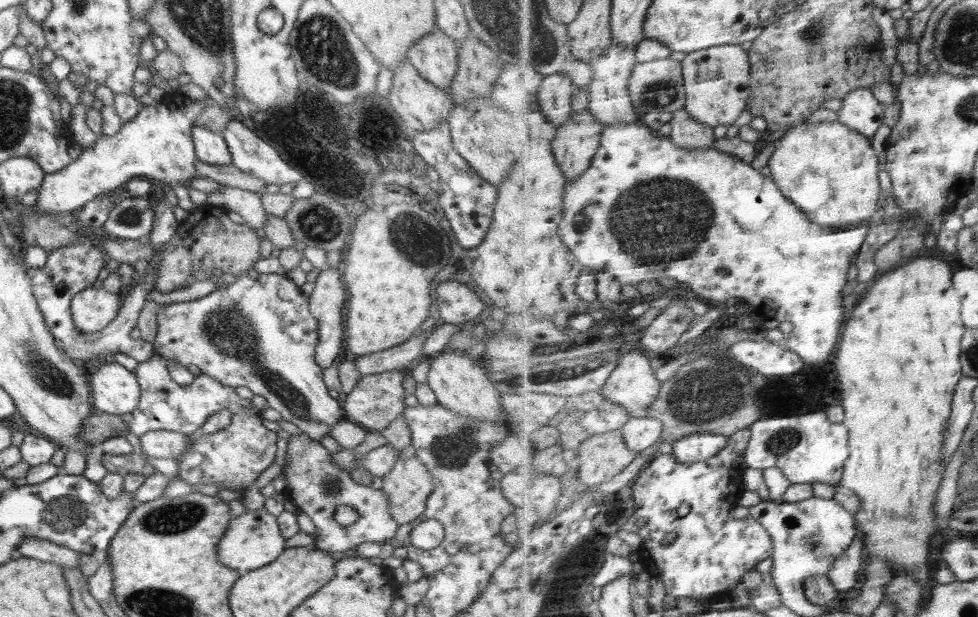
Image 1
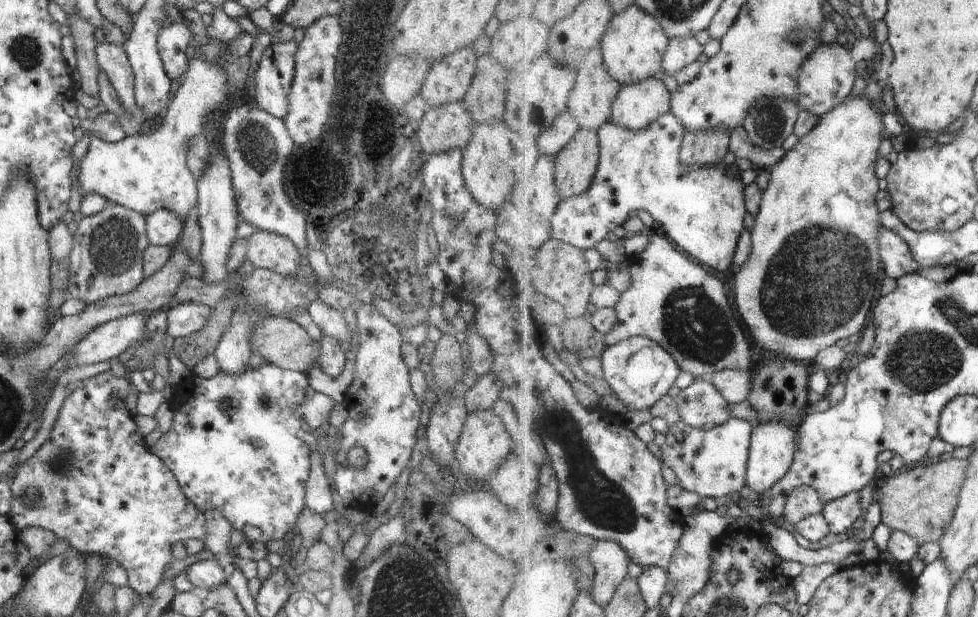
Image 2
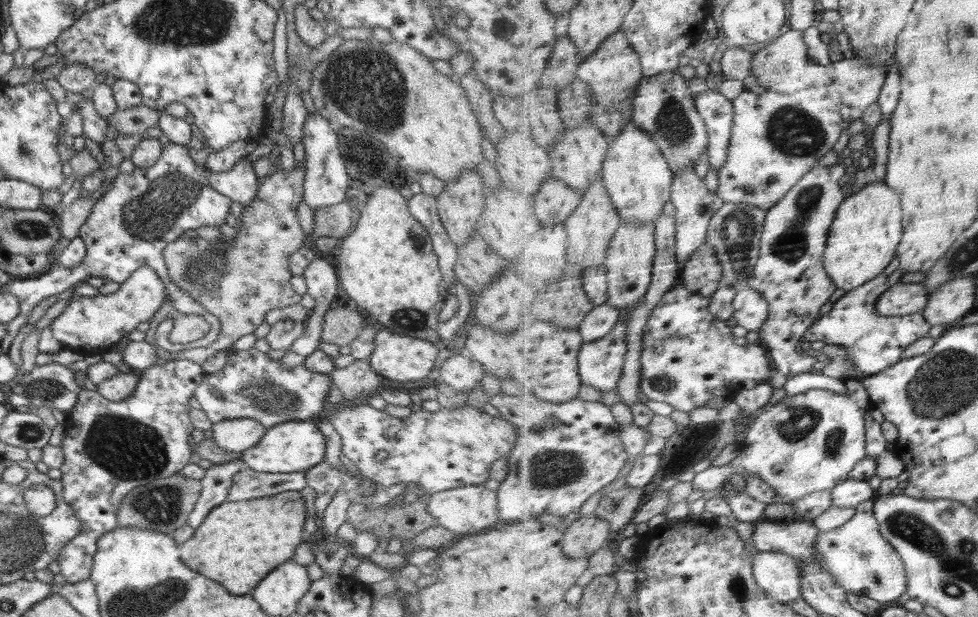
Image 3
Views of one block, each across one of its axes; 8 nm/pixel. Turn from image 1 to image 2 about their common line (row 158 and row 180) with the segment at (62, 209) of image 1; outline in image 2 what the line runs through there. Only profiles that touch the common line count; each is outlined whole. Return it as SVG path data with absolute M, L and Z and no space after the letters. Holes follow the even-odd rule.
M242 30L236 38L224 42L226 54L213 63L190 55L187 71L180 80L180 87L158 124L148 126L135 135L125 135L124 140L117 143L107 143L94 137L88 146L87 154L77 161L80 166L77 181L83 198L92 193L99 194L110 203L116 203L144 216L160 209L168 209L175 212L183 222L183 218L186 218L190 210L197 205L197 180L187 162L189 142L194 136L205 134L205 123L211 119L216 108L228 104L231 100L231 91L240 92L246 88L246 78L250 68L249 54L254 39L248 32Z

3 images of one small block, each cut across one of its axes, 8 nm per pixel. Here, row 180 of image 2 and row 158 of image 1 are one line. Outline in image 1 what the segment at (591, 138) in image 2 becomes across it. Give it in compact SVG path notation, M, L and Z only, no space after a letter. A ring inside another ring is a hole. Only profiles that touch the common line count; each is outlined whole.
M588 108L574 111L572 118L558 129L553 147L568 180L580 178L592 167L605 127Z

